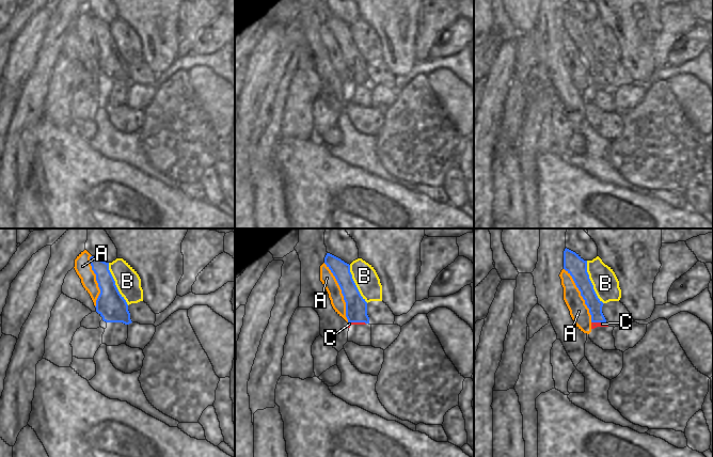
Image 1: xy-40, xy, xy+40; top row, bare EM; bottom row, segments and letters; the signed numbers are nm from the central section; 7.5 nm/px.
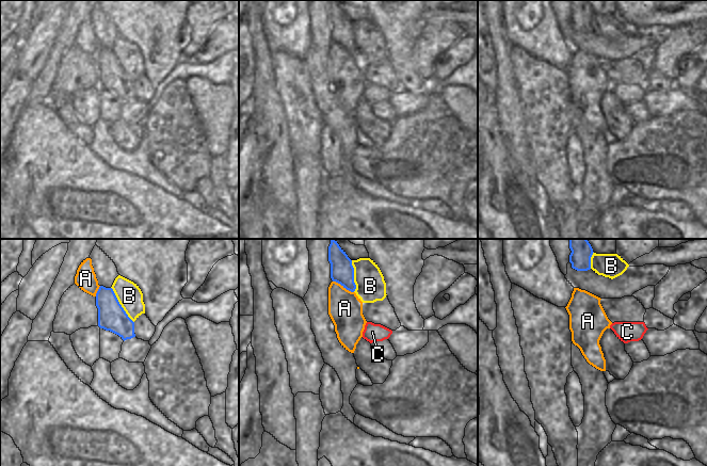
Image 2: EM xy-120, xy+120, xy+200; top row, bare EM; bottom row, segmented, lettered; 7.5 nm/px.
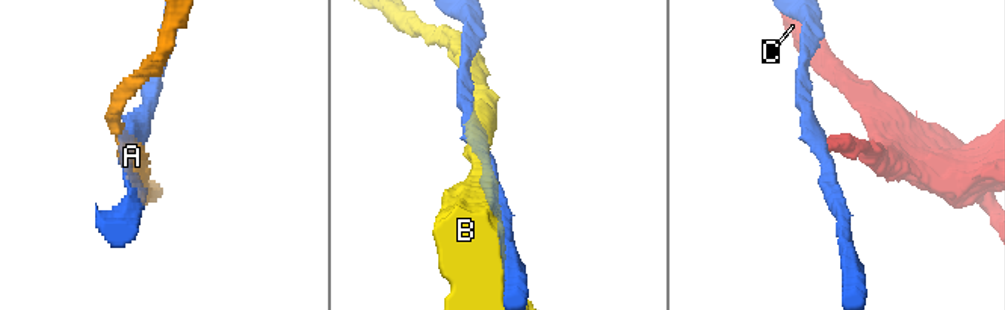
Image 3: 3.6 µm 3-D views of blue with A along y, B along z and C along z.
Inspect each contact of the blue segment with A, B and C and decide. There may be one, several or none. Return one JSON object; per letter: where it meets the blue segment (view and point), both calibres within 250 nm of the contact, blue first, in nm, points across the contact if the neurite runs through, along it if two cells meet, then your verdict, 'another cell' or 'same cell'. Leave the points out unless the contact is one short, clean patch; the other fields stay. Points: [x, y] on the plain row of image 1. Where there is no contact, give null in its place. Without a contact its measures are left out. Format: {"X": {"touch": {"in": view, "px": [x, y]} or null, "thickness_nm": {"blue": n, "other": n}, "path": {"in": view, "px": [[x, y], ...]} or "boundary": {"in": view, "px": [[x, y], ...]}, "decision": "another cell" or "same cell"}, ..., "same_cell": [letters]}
{"A": {"touch": {"in": "xy", "px": [342, 53]}, "thickness_nm": {"blue": 160, "other": 100}, "decision": "another cell"}, "B": {"touch": {"in": "xy+40", "px": [590, 43]}, "thickness_nm": {"blue": 150, "other": 190}, "decision": "another cell"}, "C": {"touch": {"in": "xy+40", "px": [599, 82]}, "thickness_nm": {"blue": 110, "other": 50}, "boundary": {"in": "xy+40", "px": [[591, 82], [605, 83]]}, "decision": "another cell"}, "same_cell": []}

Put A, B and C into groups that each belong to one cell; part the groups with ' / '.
A / B / C

